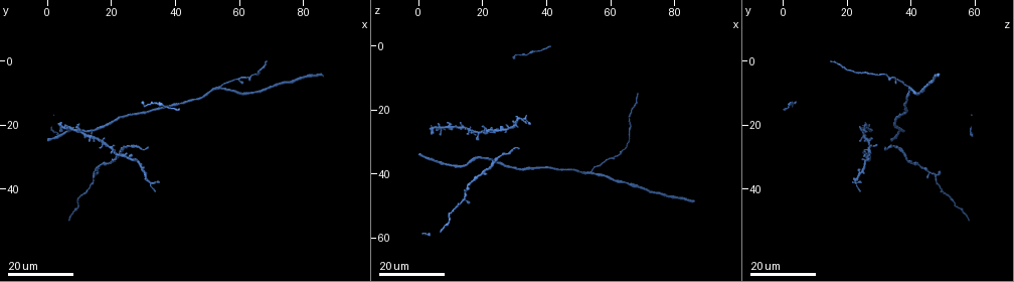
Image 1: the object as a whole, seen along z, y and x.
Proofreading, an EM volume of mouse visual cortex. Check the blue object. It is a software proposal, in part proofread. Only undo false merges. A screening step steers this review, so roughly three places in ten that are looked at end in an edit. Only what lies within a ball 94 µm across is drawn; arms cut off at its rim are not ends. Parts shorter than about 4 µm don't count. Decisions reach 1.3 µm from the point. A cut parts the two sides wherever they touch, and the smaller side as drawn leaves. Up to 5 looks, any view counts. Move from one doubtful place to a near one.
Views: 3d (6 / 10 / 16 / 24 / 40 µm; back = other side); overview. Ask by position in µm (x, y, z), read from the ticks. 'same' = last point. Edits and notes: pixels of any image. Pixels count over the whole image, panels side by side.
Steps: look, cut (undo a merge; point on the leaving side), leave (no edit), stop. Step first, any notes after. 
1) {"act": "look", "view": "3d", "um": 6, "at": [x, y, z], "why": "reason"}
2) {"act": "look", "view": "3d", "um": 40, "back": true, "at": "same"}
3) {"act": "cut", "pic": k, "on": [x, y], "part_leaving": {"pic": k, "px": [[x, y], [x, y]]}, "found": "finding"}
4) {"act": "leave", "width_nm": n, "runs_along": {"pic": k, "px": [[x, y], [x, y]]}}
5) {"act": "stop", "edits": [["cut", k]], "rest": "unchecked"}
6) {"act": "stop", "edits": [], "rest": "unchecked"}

{"act": "look", "view": "3d", "um": 24, "at": [23.5, 27.5, 35.5], "why": "side arm on a straight run"}

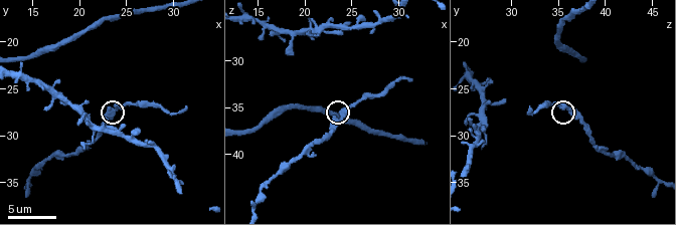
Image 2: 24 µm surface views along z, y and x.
{"act": "look", "view": "3d", "um": 10, "at": [23.8, 27.2, 36.2]}

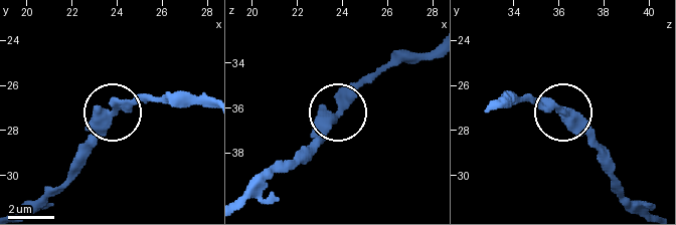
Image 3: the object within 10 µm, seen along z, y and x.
{"act": "look", "view": "3d", "um": 6, "at": [23.8, 27.3, 36.3]}

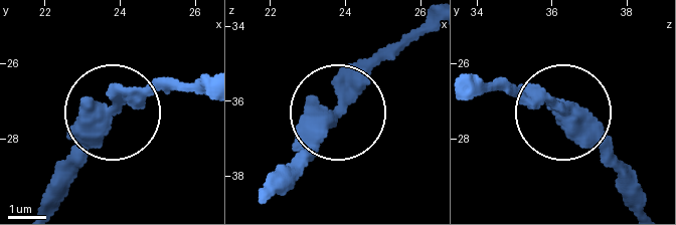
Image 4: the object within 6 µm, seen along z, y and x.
{"act": "leave", "arms": 3, "found": "continuous, no second cell"}

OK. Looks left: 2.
{"act": "look", "view": "3d", "um": 24, "at": [9.0, 46.0, 54.5], "why": "calibre changes"}

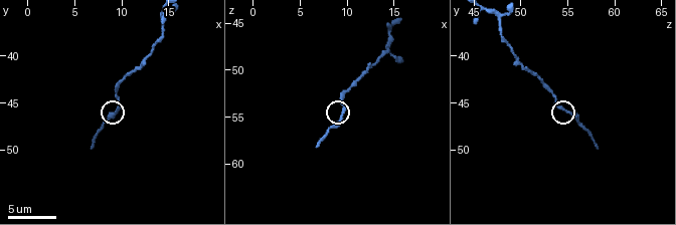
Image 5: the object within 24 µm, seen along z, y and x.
{"act": "look", "view": "3d", "um": 10, "at": [9.6, 45.6, 54.6]}

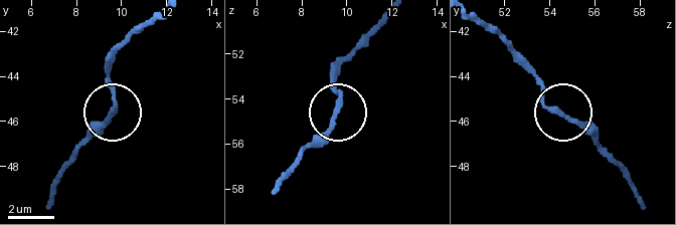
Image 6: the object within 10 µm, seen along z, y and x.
{"act": "leave", "width_nm": 210, "runs_along": {"pic": 6, "px": [[383, 21], [339, 67], [334, 82], [336, 119], [299, 158]]}, "found": "all the same cell"}

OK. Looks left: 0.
{"act": "stop", "edits": [], "rest": "unchecked"}

